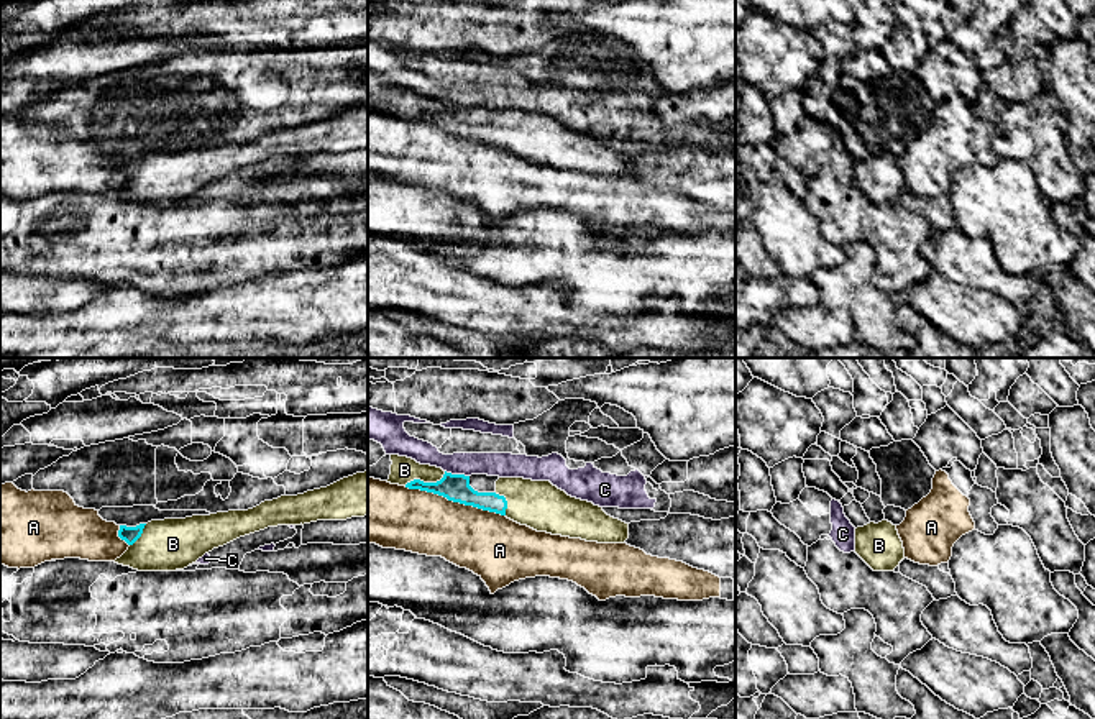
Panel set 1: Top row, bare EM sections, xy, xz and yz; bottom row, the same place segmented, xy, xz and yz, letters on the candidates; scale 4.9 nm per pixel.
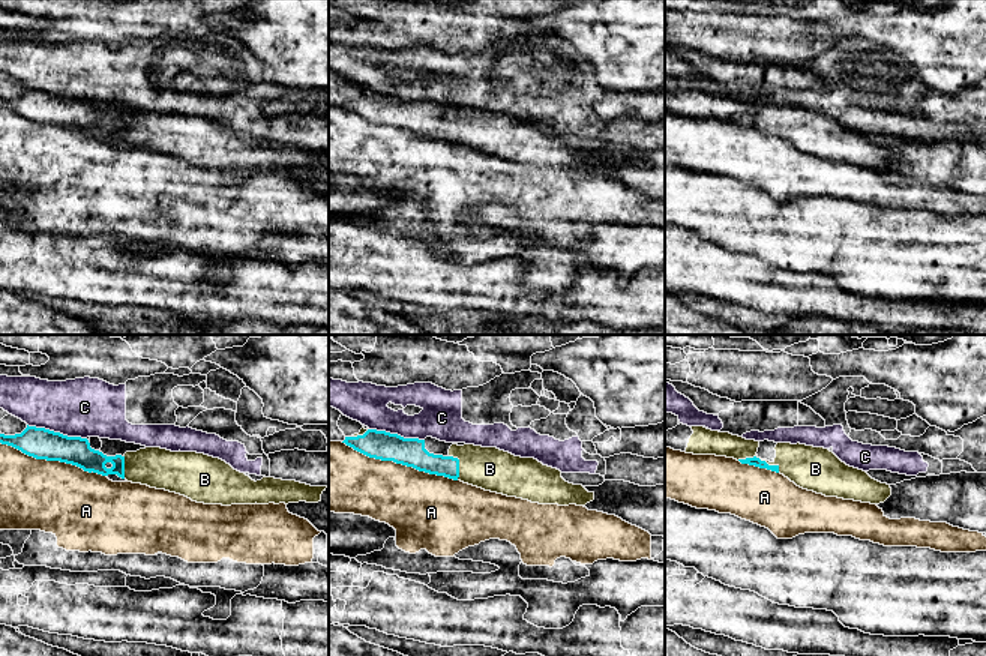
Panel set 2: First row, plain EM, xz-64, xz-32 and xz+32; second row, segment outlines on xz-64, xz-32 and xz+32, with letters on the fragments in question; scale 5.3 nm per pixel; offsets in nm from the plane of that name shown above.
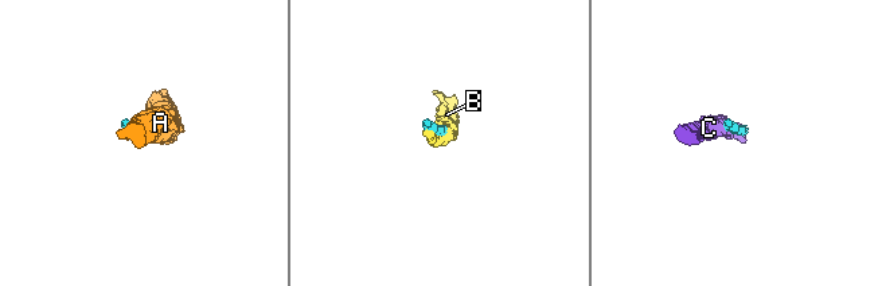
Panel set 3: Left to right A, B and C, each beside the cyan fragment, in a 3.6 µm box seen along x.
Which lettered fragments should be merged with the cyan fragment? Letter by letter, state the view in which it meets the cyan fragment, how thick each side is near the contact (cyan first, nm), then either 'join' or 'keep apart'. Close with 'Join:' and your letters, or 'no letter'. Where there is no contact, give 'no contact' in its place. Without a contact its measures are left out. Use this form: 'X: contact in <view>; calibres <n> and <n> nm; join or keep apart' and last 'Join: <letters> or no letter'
A: contact in xz; calibres 130 and 300 nm; keep apart
B: contact in xz; calibres 130 and 130 nm; join
C: contact in xz; calibres 130 and 130 nm; keep apart
Join: B

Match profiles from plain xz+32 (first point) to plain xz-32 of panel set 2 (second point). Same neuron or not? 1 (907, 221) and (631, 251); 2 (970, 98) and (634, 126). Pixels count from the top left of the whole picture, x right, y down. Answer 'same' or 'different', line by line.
1: same
2: different

